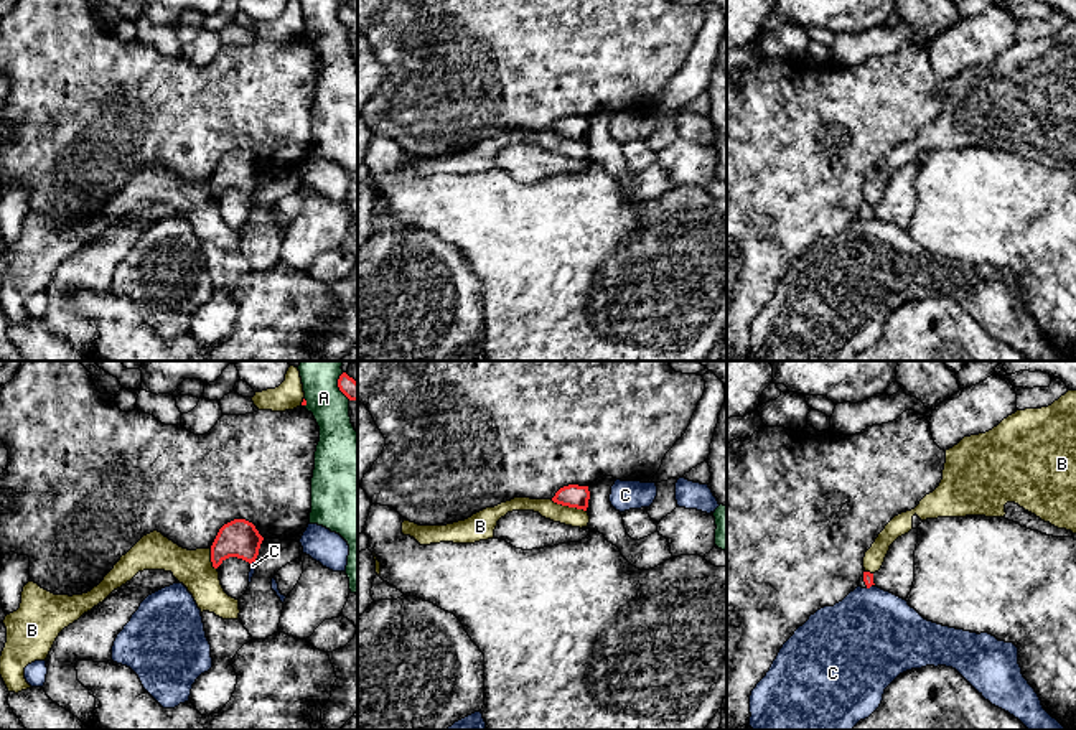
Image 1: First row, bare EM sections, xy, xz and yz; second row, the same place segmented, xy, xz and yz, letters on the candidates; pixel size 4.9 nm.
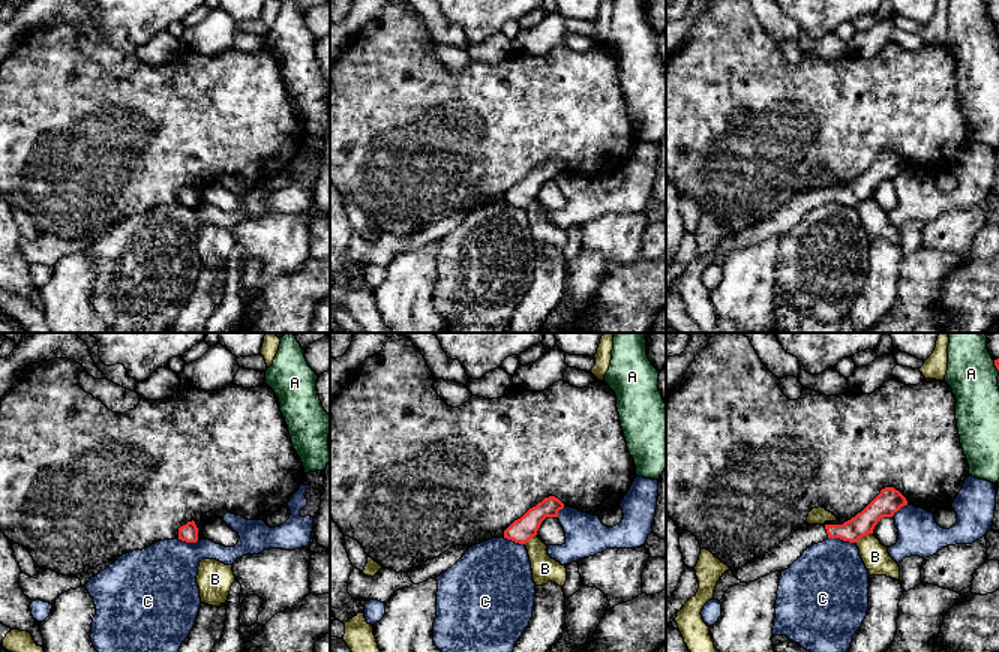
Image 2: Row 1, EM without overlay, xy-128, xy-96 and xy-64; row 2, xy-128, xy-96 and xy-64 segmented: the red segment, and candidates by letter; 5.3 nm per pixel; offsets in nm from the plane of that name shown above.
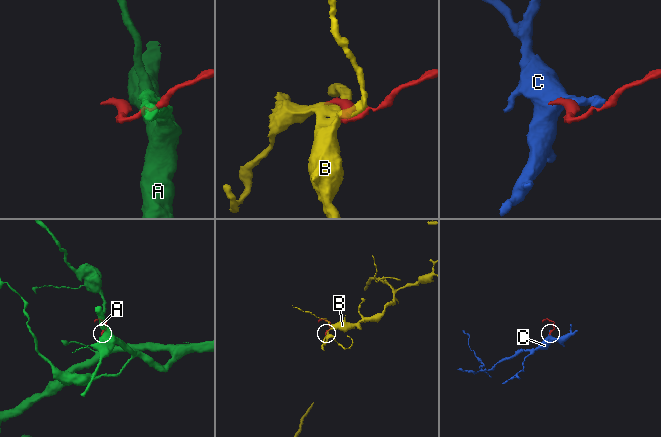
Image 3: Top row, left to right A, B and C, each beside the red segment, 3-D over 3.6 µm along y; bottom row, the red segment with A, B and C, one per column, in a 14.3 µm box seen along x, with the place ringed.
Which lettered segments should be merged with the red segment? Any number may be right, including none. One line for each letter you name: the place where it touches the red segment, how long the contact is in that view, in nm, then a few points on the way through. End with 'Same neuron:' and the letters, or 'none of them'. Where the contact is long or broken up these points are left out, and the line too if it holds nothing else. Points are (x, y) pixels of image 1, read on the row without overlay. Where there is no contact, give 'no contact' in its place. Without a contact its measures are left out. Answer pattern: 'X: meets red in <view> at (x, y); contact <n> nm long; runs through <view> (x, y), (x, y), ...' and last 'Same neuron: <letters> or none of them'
Same neuron: none of them

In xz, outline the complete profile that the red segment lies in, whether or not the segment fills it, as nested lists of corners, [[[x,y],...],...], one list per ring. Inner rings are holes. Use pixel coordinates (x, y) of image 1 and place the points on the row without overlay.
[[[568,115],[552,129],[554,133],[587,142],[590,130],[588,117]]]

